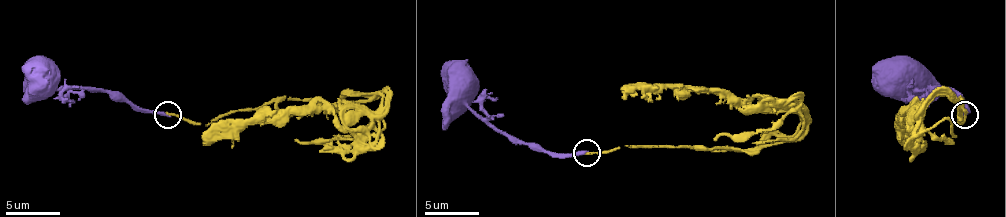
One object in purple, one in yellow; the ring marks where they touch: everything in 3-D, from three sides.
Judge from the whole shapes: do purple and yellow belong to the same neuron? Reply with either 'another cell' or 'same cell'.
another cell

